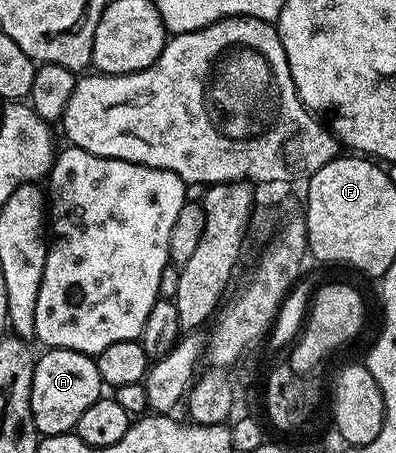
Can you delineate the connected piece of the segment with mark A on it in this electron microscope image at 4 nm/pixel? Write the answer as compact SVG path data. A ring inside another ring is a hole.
M47 349L44 354L36 360L33 371L31 414L38 433L43 437L52 437L72 432L77 419L81 419L85 410L99 400L105 386L95 366L94 356L68 349Z

